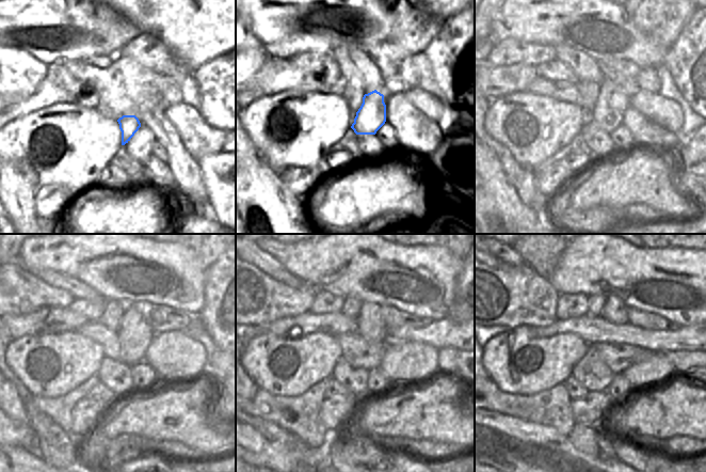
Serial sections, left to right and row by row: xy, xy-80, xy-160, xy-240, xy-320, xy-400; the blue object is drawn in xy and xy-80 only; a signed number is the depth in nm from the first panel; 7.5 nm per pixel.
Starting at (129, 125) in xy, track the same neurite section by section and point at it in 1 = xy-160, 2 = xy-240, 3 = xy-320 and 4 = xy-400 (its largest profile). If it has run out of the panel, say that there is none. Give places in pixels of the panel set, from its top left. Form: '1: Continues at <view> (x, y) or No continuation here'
1: Continues at xy-160 (611, 104)
2: Continues at xy-240 (134, 335)
3: Continues at xy-320 (371, 326)
4: Continues at xy-400 (614, 310).

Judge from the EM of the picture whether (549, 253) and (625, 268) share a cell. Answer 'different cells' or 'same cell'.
different cells

